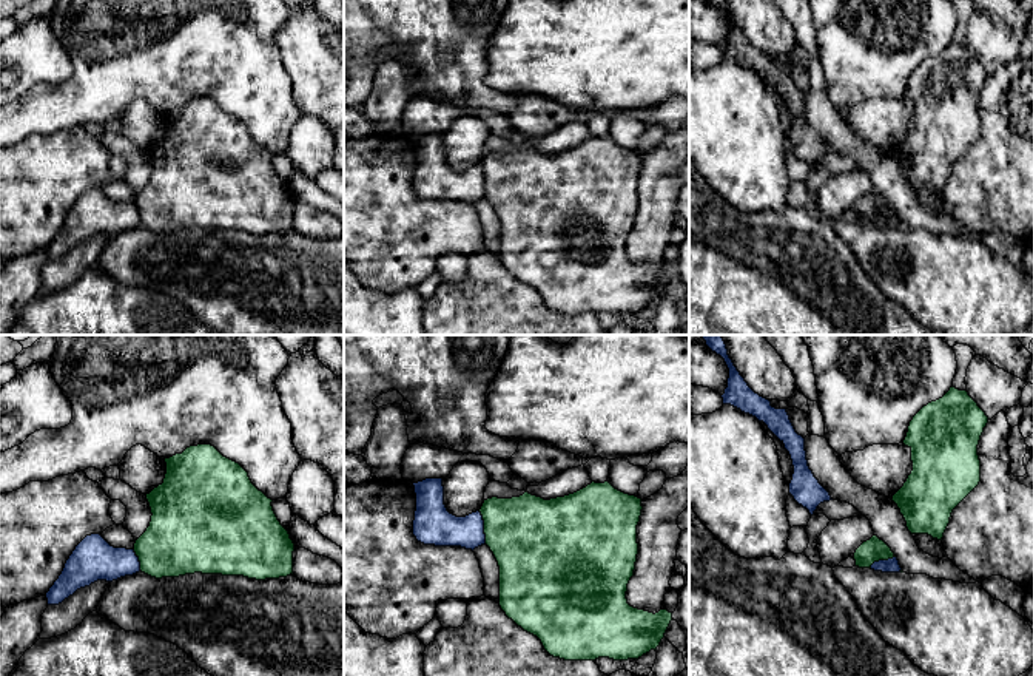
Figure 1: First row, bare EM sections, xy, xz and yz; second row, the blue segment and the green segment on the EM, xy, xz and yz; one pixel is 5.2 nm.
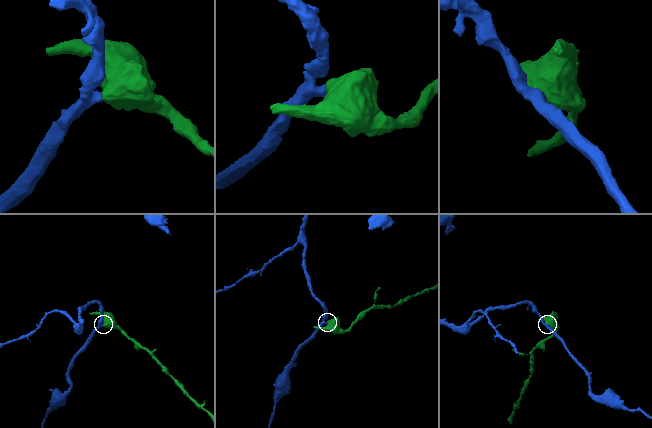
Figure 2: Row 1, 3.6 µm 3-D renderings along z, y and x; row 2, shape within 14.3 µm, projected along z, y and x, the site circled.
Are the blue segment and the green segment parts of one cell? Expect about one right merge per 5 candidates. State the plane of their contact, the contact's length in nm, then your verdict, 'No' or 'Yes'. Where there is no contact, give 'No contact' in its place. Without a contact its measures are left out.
Touches blue in xz. Shared border 170 nm. No

